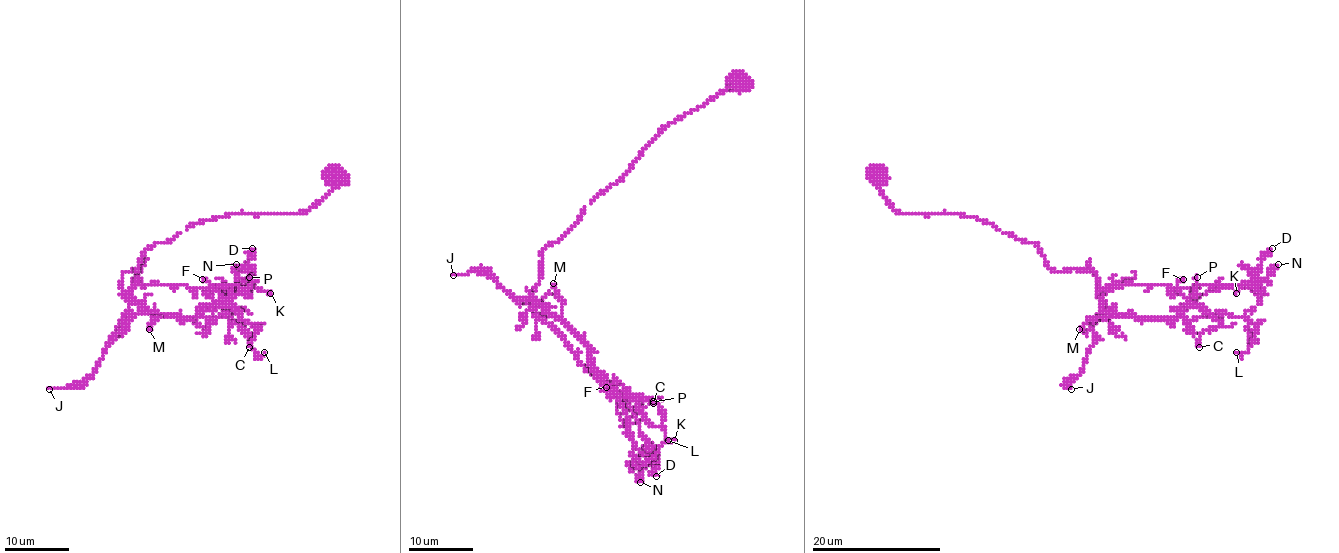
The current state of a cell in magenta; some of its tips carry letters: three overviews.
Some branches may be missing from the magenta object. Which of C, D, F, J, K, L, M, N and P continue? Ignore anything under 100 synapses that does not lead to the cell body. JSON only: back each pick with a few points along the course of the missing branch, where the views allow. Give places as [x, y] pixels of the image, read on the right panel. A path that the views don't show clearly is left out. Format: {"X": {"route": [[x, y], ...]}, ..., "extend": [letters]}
{"extend": []}

